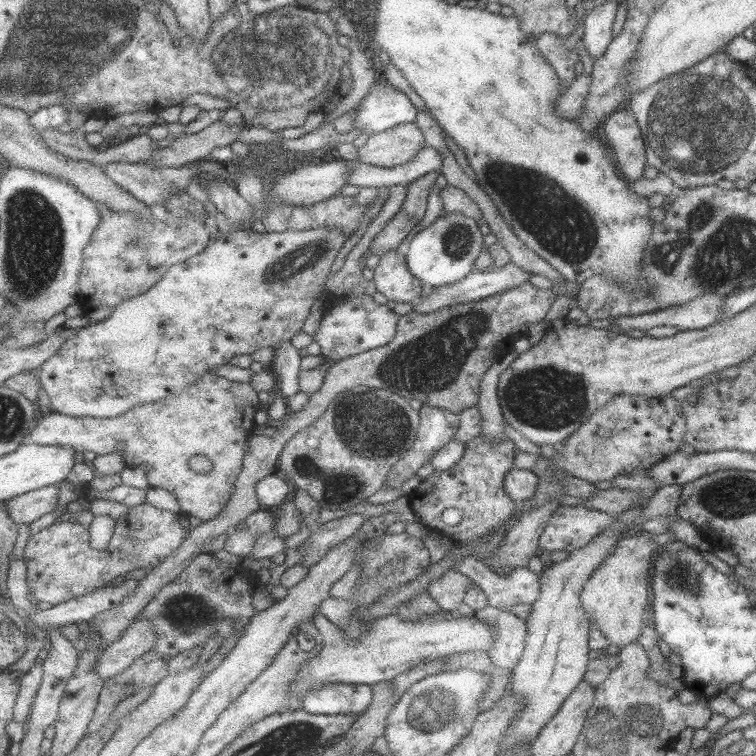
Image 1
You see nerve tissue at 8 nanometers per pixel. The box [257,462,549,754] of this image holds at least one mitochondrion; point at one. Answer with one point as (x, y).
(432, 712)

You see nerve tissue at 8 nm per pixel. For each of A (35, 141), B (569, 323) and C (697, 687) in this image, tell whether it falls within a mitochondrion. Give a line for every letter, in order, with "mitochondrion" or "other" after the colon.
A: other
B: other
C: other

